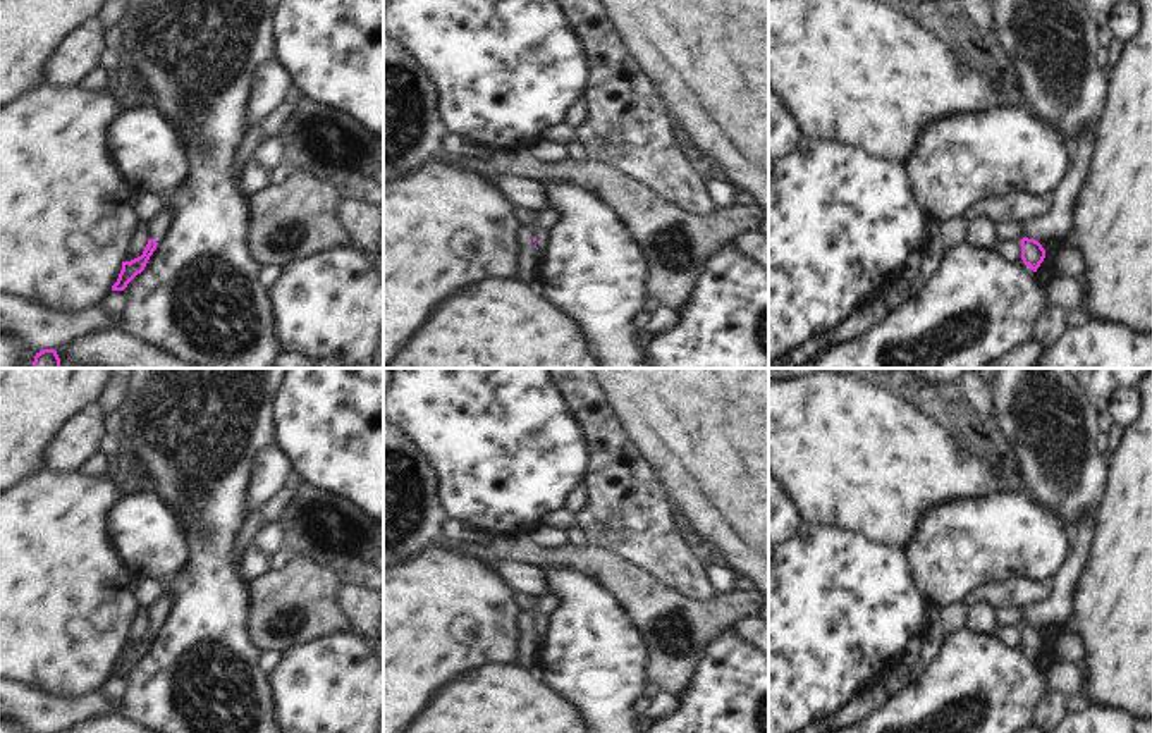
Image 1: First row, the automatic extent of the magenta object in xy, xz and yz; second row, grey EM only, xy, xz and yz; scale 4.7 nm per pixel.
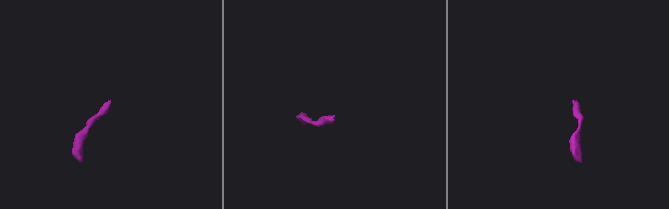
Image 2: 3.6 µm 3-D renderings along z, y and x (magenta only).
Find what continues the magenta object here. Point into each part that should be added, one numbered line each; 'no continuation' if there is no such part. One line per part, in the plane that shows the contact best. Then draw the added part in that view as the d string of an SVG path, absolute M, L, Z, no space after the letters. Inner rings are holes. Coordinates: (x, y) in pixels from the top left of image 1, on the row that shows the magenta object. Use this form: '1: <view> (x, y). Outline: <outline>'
1: xy (155, 229). Outline: M174 201L163 203L156 215L146 222L148 239L155 239L158 243L165 236L175 215L175 208L177 205Z

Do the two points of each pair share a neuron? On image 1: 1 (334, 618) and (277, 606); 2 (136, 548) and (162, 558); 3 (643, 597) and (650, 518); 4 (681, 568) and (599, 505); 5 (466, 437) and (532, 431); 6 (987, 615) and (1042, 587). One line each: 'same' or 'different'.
1: same
2: same
3: different
4: same
5: same
6: different

